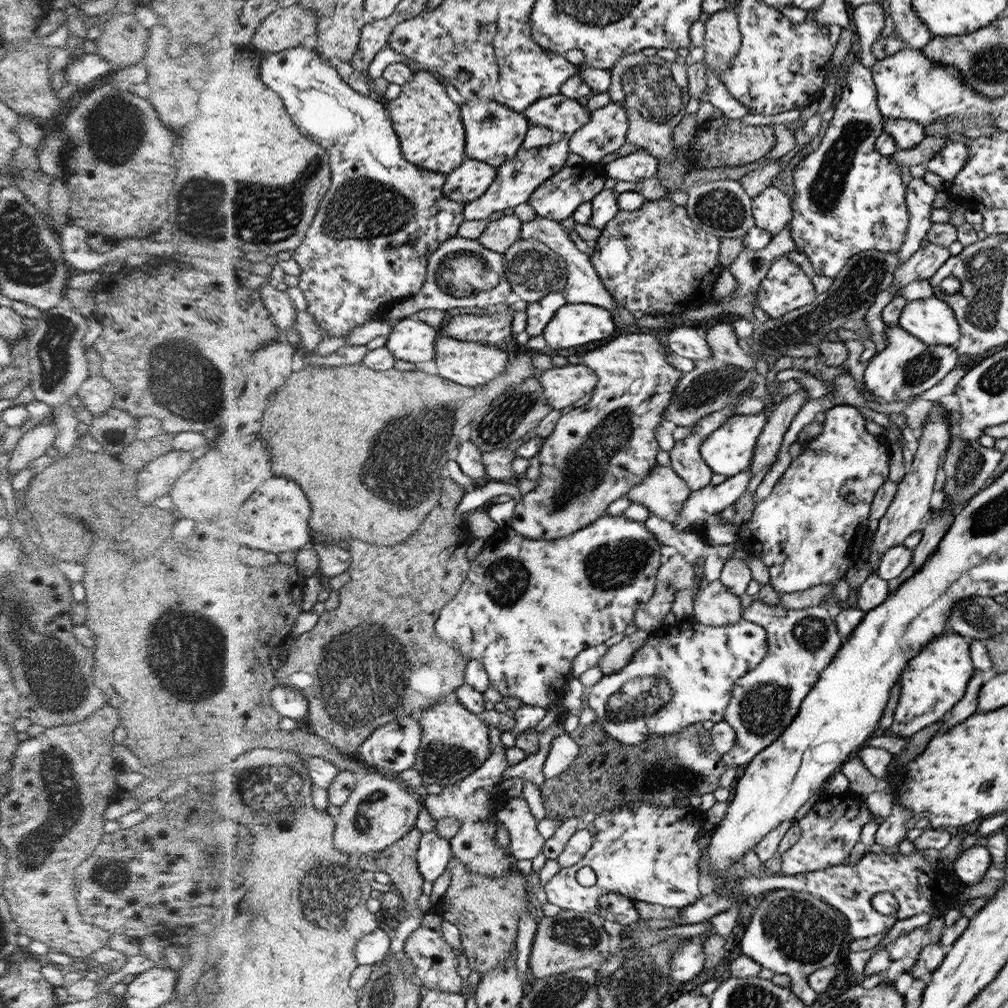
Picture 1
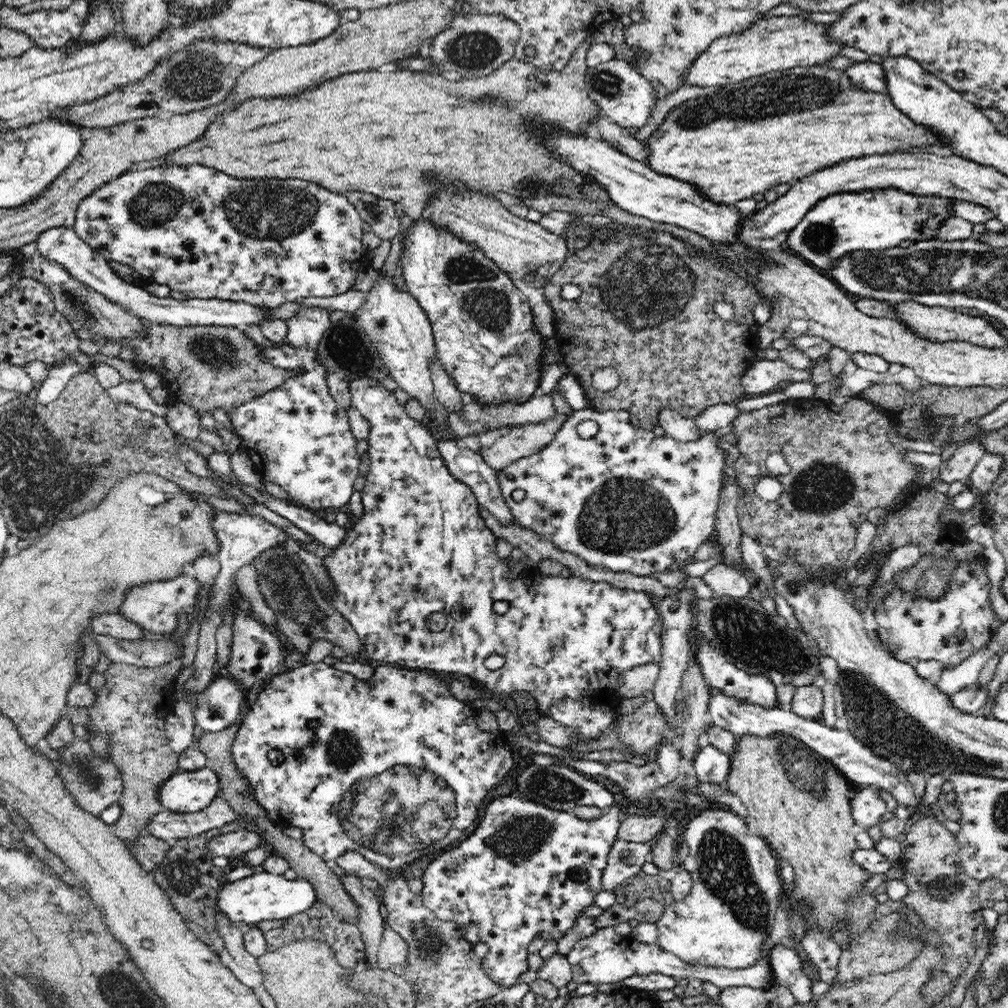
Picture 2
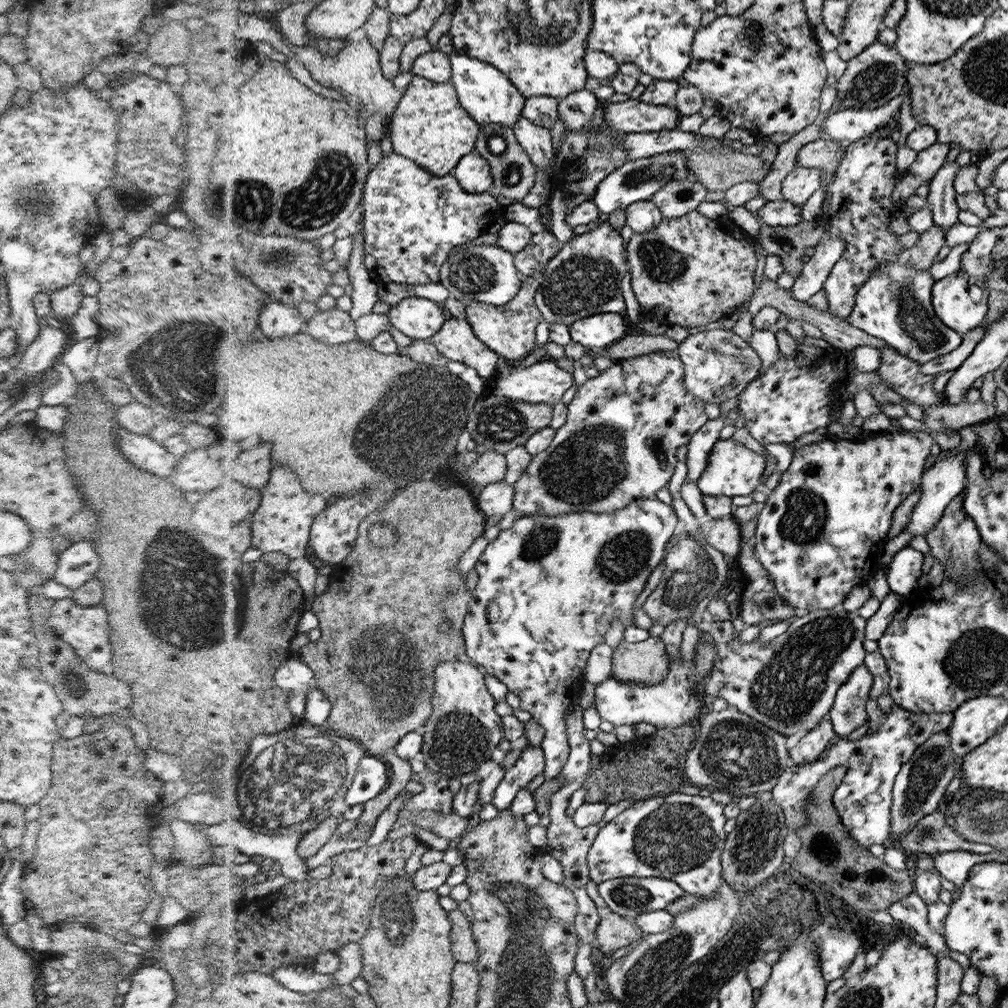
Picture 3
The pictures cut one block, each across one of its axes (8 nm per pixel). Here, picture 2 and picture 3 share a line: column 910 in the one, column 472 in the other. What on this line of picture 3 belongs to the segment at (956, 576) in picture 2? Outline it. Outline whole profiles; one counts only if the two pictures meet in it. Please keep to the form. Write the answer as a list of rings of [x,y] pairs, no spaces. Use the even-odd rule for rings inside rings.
[[[657,498],[636,499],[627,507],[620,508],[618,511],[608,513],[596,512],[570,512],[568,514],[556,514],[546,516],[544,514],[530,514],[528,516],[519,516],[514,521],[510,529],[501,530],[498,536],[486,545],[484,553],[479,561],[475,563],[475,569],[478,574],[479,584],[472,591],[472,601],[470,602],[470,612],[467,616],[463,634],[465,636],[466,653],[476,662],[486,668],[487,675],[498,678],[508,686],[508,691],[518,696],[521,706],[520,709],[530,712],[532,718],[538,721],[545,730],[544,738],[539,744],[542,747],[545,756],[545,775],[546,780],[550,780],[563,772],[564,765],[569,757],[571,745],[567,739],[567,718],[568,710],[578,704],[581,698],[580,684],[582,684],[582,672],[586,666],[586,660],[590,652],[596,648],[598,642],[606,640],[606,635],[611,629],[611,625],[616,621],[624,623],[626,618],[630,618],[632,606],[640,594],[640,590],[646,586],[646,580],[650,572],[662,562],[665,558],[664,544],[670,540],[676,528],[676,512],[672,510],[673,506],[668,506],[665,501]],[[496,599],[500,605],[500,620],[490,622],[488,620],[488,603]]]

